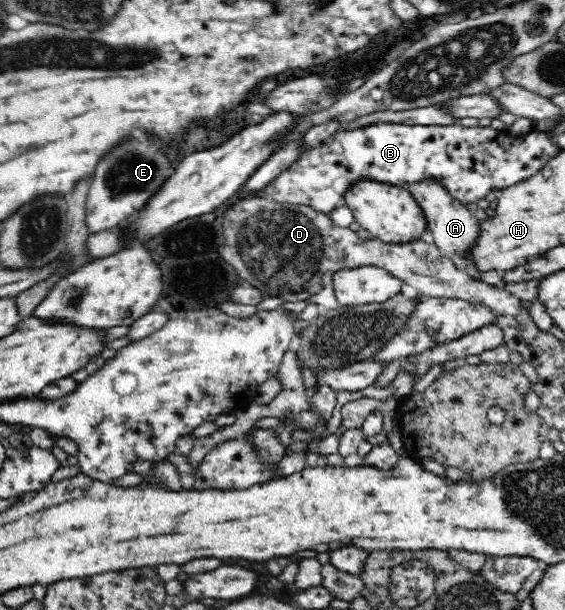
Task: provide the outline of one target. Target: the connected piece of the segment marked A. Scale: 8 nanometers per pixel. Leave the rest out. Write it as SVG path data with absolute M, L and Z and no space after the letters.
M422 181L414 185L407 185L406 189L416 199L420 208L424 211L424 216L428 221L427 229L433 235L433 241L442 252L444 257L450 258L457 269L468 273L473 279L480 279L478 267L469 257L469 251L474 247L479 236L480 221L473 215L460 201L453 199L442 183L438 181Z

